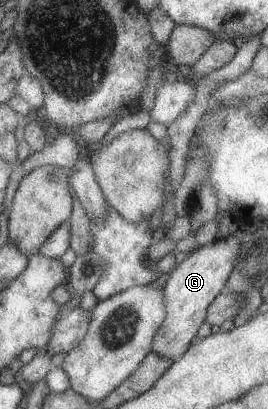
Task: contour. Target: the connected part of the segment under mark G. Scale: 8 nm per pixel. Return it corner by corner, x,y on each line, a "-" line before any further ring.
234,236
217,238
211,243
197,247
174,266
162,287
166,314
163,323
154,335
151,352
173,361
179,359
187,351
191,343
196,340
199,326
206,318
207,306
217,297
217,294
223,291
226,279
234,268
239,248
240,242

